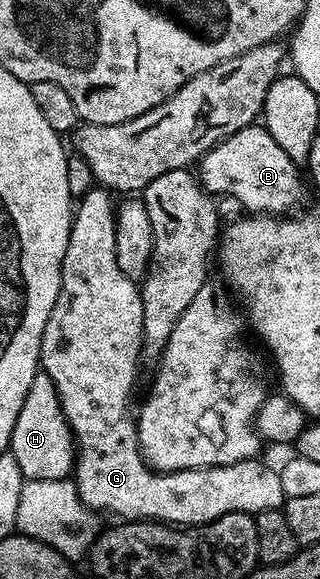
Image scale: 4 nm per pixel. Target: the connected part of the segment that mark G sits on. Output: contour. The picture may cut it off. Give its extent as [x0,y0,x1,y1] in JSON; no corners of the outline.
[39,188,285,528]

